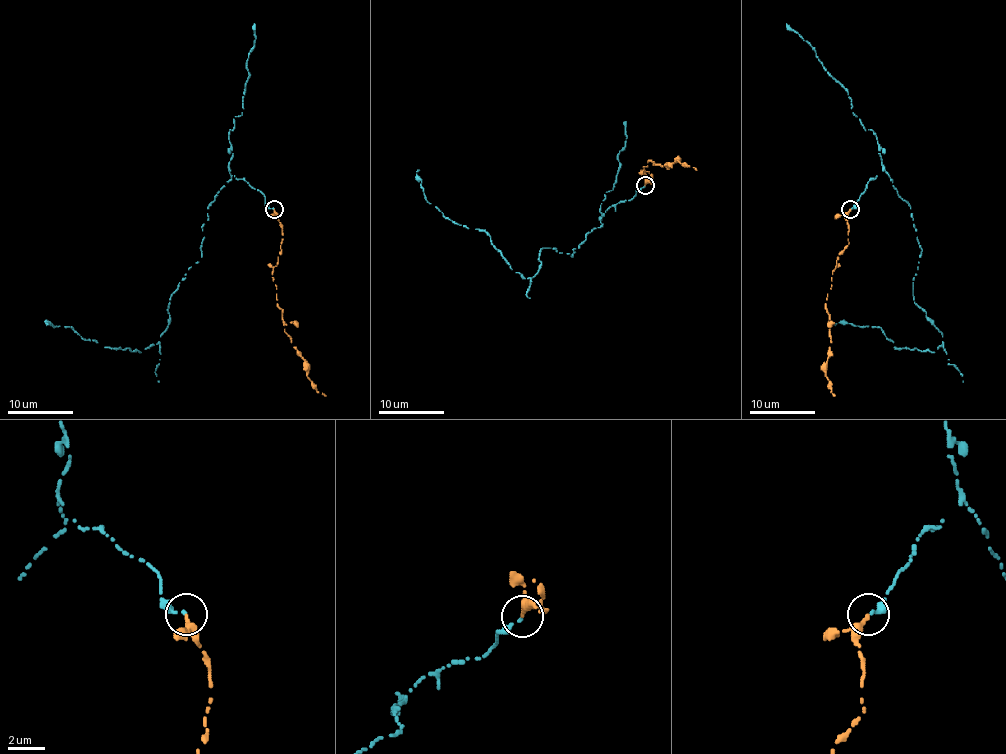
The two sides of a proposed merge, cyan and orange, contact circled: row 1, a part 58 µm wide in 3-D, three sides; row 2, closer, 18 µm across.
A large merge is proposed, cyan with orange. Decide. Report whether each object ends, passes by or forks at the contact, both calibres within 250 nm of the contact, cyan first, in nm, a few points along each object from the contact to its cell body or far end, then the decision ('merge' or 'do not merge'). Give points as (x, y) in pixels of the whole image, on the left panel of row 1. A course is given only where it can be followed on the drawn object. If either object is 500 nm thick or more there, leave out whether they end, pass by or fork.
cyan ends; orange passes by; calibres 190 and 220 nm; course cyan (273, 209), (229, 171), (208, 207), (201, 256), (180, 283), (157, 343), (140, 352), (112, 348), (48, 324); course orange (273, 209), (281, 225), (281, 253), (272, 273), (277, 306), (285, 332), (306, 361), (306, 376), (326, 396); merge

